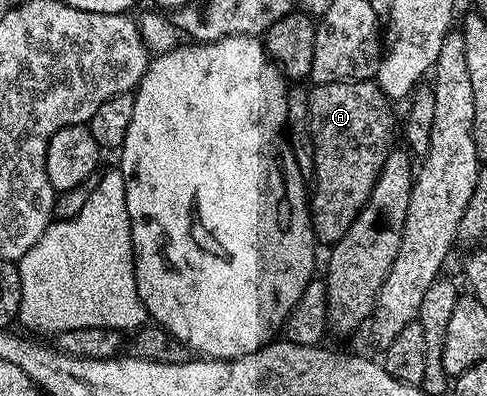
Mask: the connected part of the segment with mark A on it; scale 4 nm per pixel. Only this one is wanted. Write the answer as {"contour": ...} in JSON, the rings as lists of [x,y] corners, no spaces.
{"contour":[[[345,80],[342,84],[318,84],[310,91],[309,129],[315,142],[315,174],[311,178],[311,215],[313,217],[313,231],[318,241],[329,240],[328,242],[336,242],[339,238],[343,238],[343,234],[349,229],[351,222],[367,202],[367,198],[377,181],[377,175],[381,173],[383,162],[387,158],[391,145],[394,143],[393,116],[389,113],[388,106],[390,107],[386,96],[383,95],[381,88],[373,80]]]}

